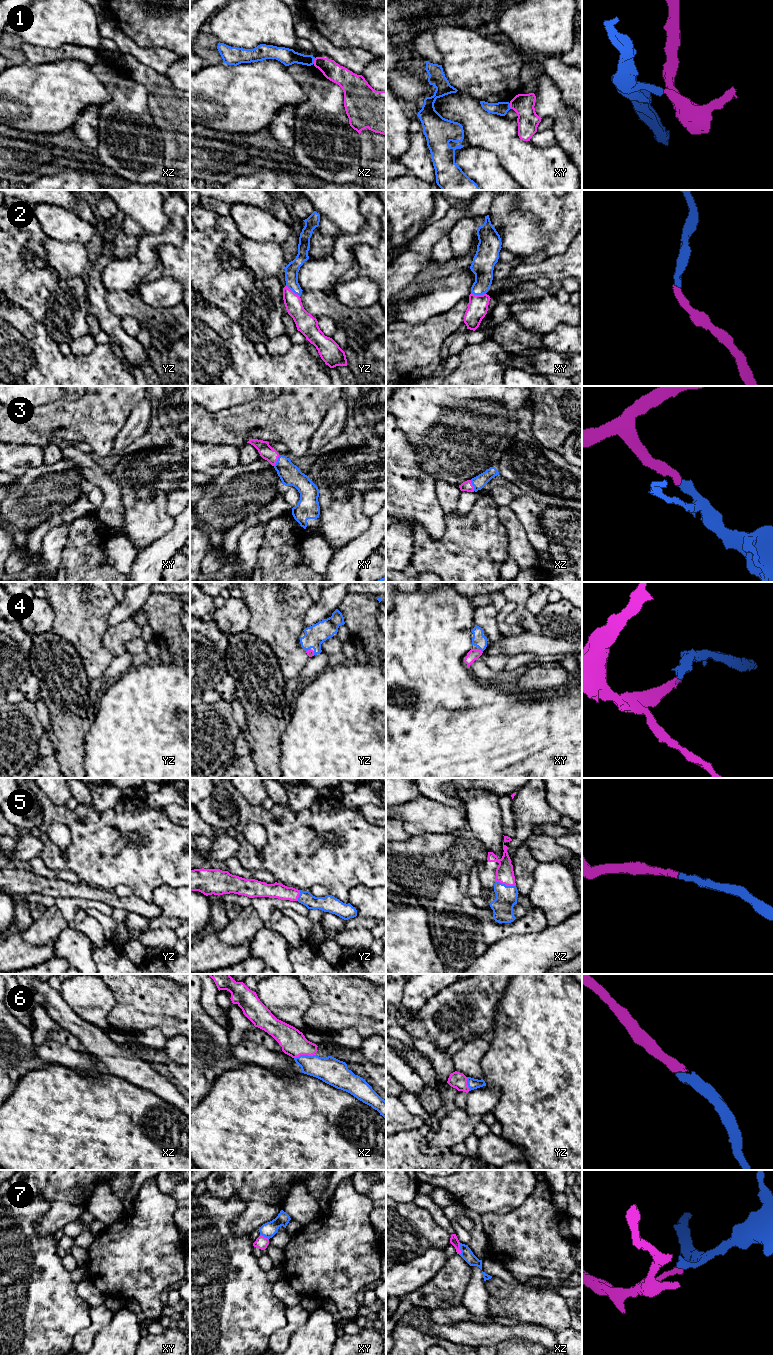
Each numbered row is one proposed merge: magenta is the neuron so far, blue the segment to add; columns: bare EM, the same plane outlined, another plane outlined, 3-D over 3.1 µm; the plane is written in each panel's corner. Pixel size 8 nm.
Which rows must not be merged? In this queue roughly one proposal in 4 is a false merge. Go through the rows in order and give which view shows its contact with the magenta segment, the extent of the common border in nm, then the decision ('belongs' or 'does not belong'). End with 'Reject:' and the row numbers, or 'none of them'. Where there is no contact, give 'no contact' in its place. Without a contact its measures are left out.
1: contact in xz; length 50 nm; does not belong
2: contact in xy; length 120 nm; belongs
3: contact in xy; length 100 nm; belongs
4: contact in xy; length 50 nm; belongs
5: contact in xz; length 170 nm; belongs
6: contact in xz; length 170 nm; belongs
7: contact in xz; length 100 nm; does not belong
Reject: 1, 7

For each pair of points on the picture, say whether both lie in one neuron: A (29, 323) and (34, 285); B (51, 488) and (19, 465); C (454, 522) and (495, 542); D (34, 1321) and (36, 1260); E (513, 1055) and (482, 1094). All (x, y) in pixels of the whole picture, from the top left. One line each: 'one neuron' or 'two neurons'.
A: two neurons
B: two neurons
C: one neuron
D: one neuron
E: two neurons

